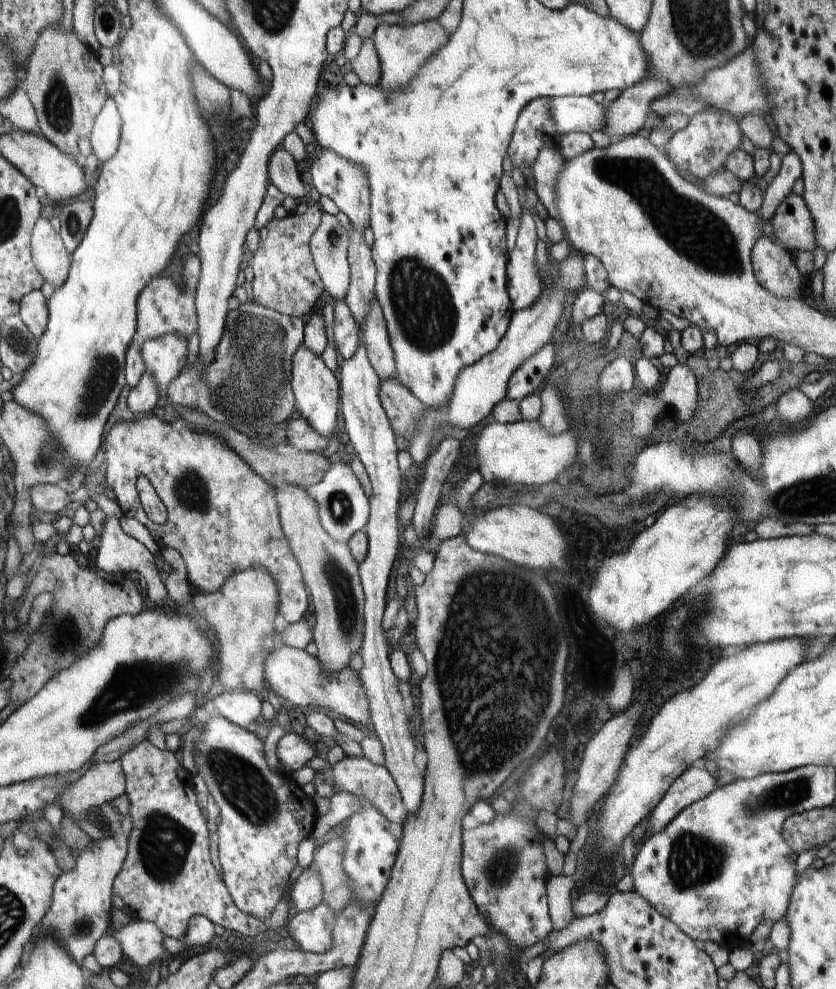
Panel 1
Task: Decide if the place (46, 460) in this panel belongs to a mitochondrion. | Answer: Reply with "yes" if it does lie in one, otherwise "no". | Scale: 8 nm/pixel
yes

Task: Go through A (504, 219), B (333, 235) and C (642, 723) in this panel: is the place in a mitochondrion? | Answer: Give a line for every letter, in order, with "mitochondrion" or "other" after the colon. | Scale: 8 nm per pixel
A: other
B: mitochondrion
C: other

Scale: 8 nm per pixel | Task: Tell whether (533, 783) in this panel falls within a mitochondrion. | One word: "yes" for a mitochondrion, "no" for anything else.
no

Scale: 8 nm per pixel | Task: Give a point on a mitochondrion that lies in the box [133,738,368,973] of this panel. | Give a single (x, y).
(241, 783)

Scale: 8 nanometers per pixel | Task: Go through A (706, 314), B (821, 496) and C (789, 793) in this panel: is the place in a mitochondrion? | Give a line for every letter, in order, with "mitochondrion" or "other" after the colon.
A: other
B: mitochondrion
C: mitochondrion

